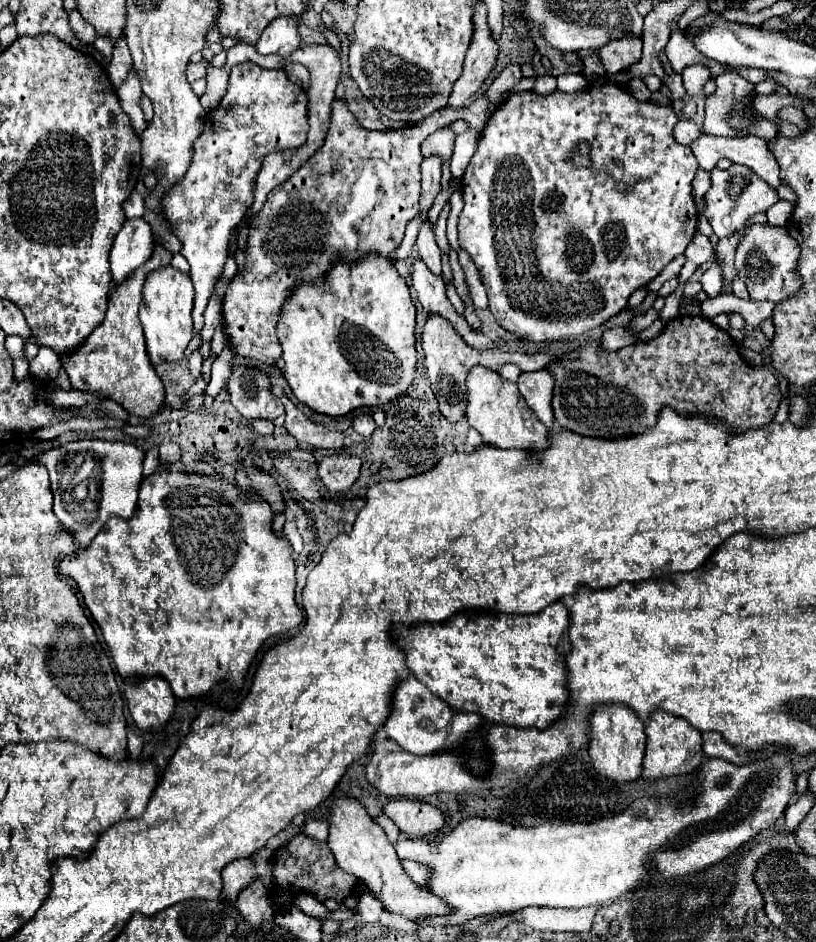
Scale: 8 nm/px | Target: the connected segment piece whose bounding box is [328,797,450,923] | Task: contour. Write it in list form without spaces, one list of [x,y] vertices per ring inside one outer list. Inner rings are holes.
[[[338,797],[332,805],[328,823],[330,823],[328,847],[332,849],[338,867],[360,879],[366,885],[366,889],[382,903],[384,911],[396,913],[412,923],[420,923],[450,913],[450,907],[442,903],[442,899],[438,899],[428,887],[416,885],[404,873],[392,843],[386,839],[384,829],[372,821],[372,817],[358,801],[350,797]]]

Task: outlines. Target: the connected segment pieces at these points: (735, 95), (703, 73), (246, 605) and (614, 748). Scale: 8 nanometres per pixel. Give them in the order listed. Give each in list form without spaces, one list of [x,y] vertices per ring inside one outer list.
[[[726,67],[720,75],[714,77],[714,81],[716,93],[706,99],[704,133],[730,137],[734,131],[728,127],[728,111],[736,101],[750,95],[754,91],[754,85],[748,83],[734,67]]]
[[[694,63],[694,65],[688,65],[684,71],[682,71],[682,81],[684,81],[684,87],[686,87],[686,93],[688,95],[698,95],[702,93],[702,87],[704,83],[712,77],[710,69],[702,63]]]
[[[166,467],[156,471],[154,475],[146,477],[140,485],[140,499],[138,507],[134,511],[134,517],[130,521],[124,519],[110,519],[106,527],[92,539],[88,549],[82,549],[80,555],[72,555],[60,561],[58,571],[64,577],[70,577],[76,581],[78,591],[82,593],[82,599],[92,613],[94,621],[102,629],[104,641],[110,647],[112,659],[116,663],[116,669],[120,677],[126,683],[136,683],[144,677],[162,677],[170,683],[172,693],[178,699],[190,699],[190,697],[202,697],[208,691],[214,689],[216,683],[220,681],[230,681],[224,683],[226,691],[238,693],[244,685],[244,677],[248,673],[250,663],[254,661],[258,649],[264,645],[266,639],[270,637],[284,637],[288,631],[296,629],[302,623],[302,611],[294,603],[294,587],[296,587],[296,565],[292,559],[292,547],[288,539],[278,539],[272,529],[272,511],[268,503],[262,503],[258,495],[246,497],[240,487],[230,485],[222,475],[196,475],[196,473],[170,473]]]
[[[608,703],[608,705],[596,705],[592,709],[592,717],[590,717],[590,757],[592,757],[592,765],[594,769],[604,775],[610,777],[614,781],[634,781],[640,777],[642,773],[642,759],[644,759],[644,743],[646,743],[646,735],[644,735],[644,723],[638,719],[638,715],[626,707],[626,705],[618,705],[618,703]]]

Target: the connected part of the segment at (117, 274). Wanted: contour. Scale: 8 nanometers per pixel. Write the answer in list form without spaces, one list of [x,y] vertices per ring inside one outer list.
[[[128,219],[114,239],[110,251],[112,283],[120,285],[132,275],[142,263],[150,259],[154,251],[152,229],[144,219]]]

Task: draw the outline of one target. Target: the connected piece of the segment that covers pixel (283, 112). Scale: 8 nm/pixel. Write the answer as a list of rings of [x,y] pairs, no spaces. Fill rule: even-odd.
[[[252,61],[230,69],[228,91],[220,105],[208,113],[204,131],[194,141],[194,155],[186,175],[162,197],[162,209],[172,233],[182,241],[180,253],[190,263],[190,279],[196,289],[192,307],[194,335],[204,327],[202,313],[216,279],[224,271],[230,233],[254,201],[254,179],[264,157],[272,151],[302,147],[306,131],[306,91],[292,83],[284,69],[264,69]]]

